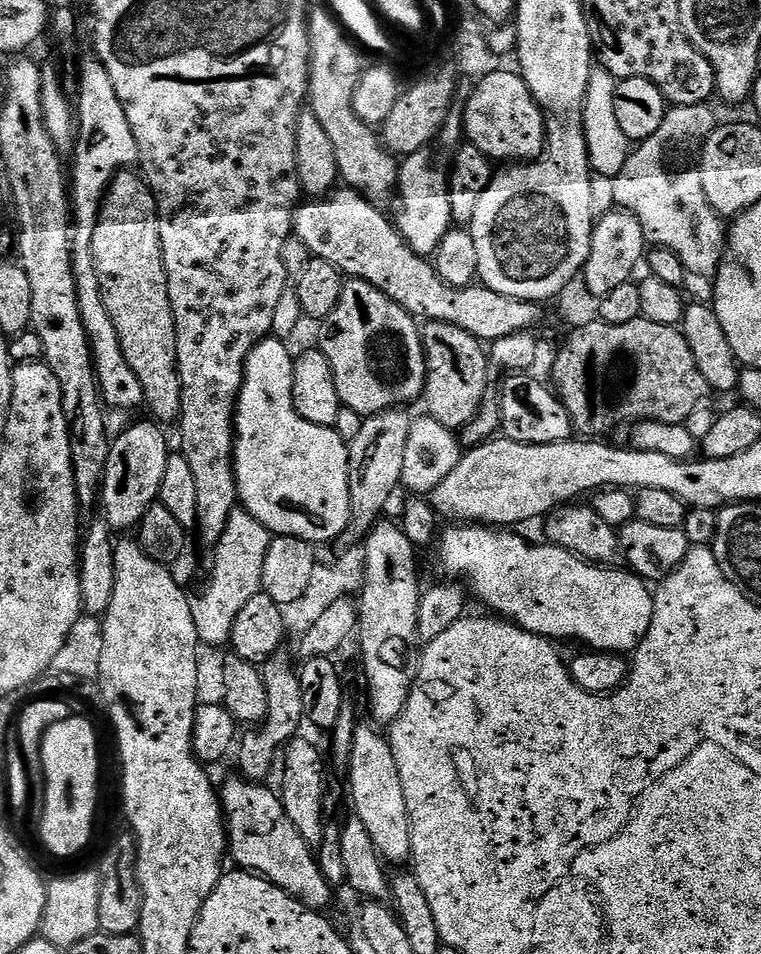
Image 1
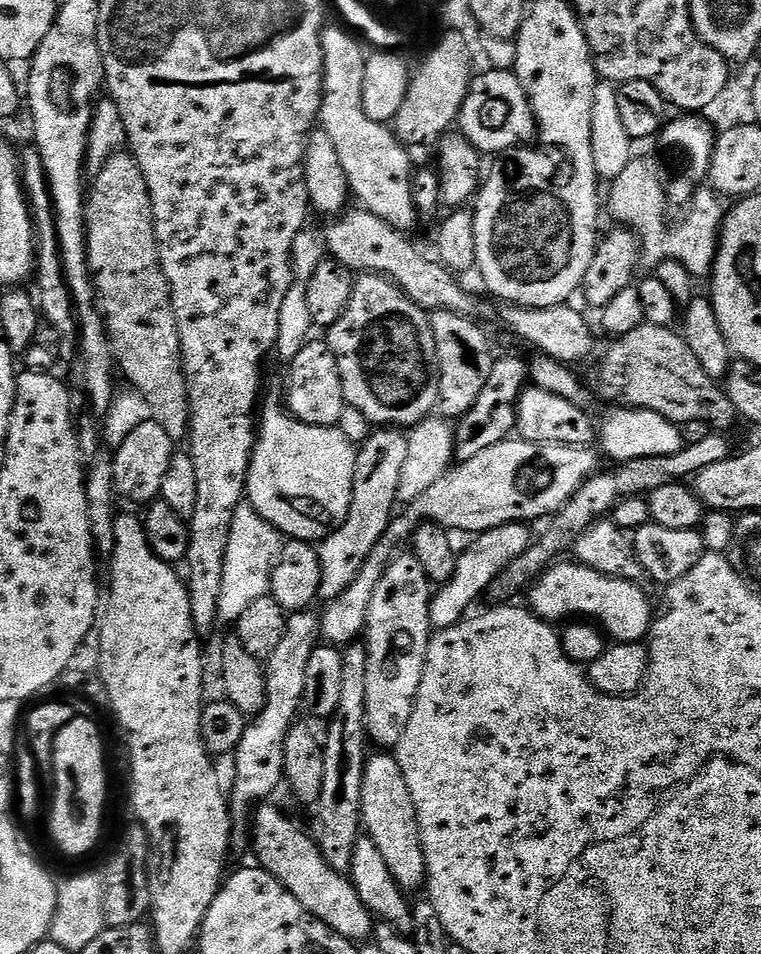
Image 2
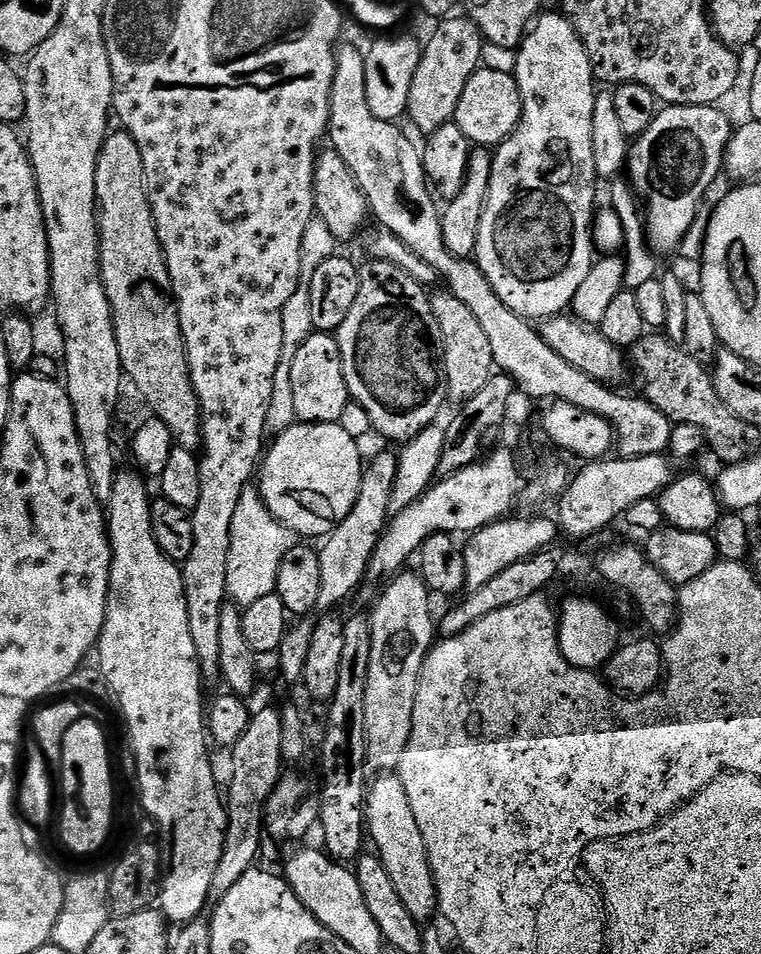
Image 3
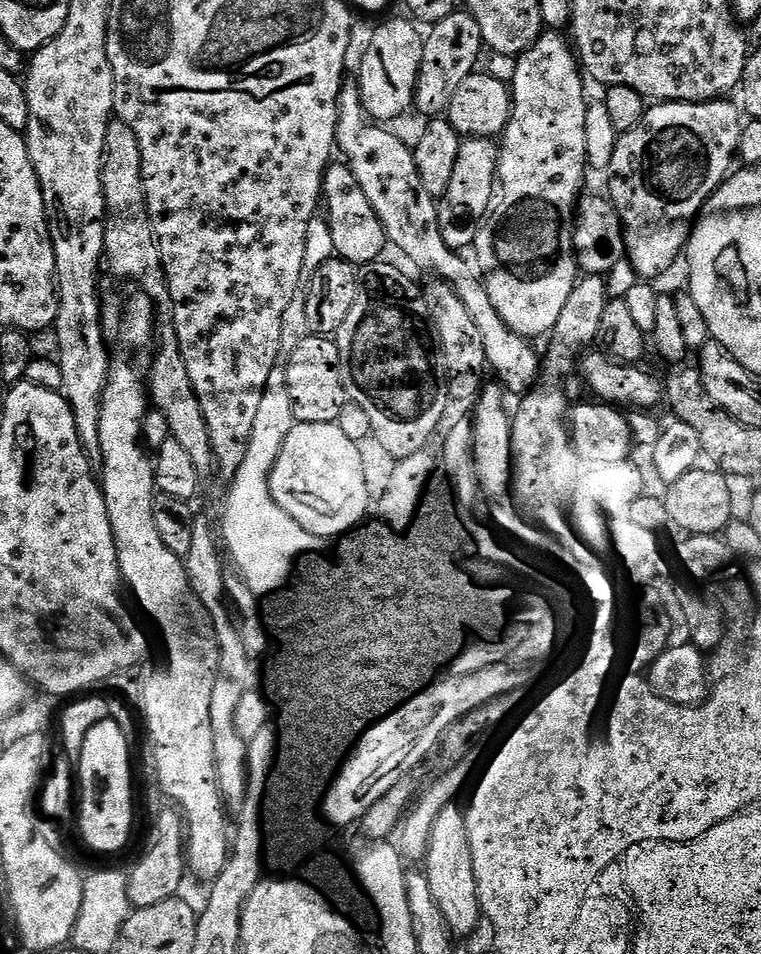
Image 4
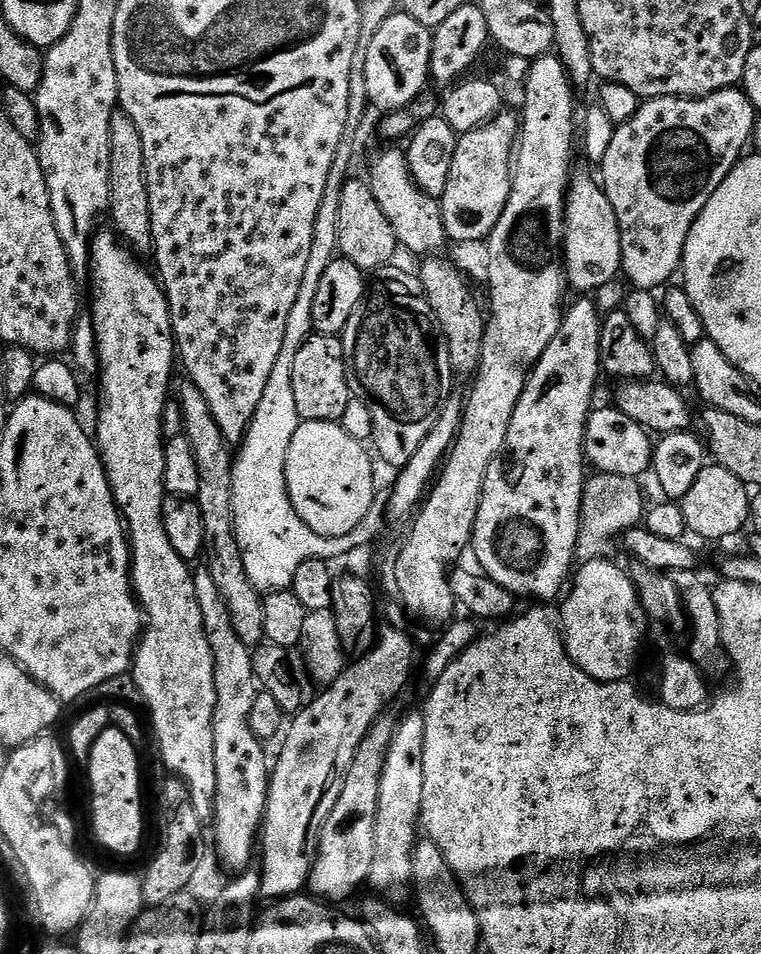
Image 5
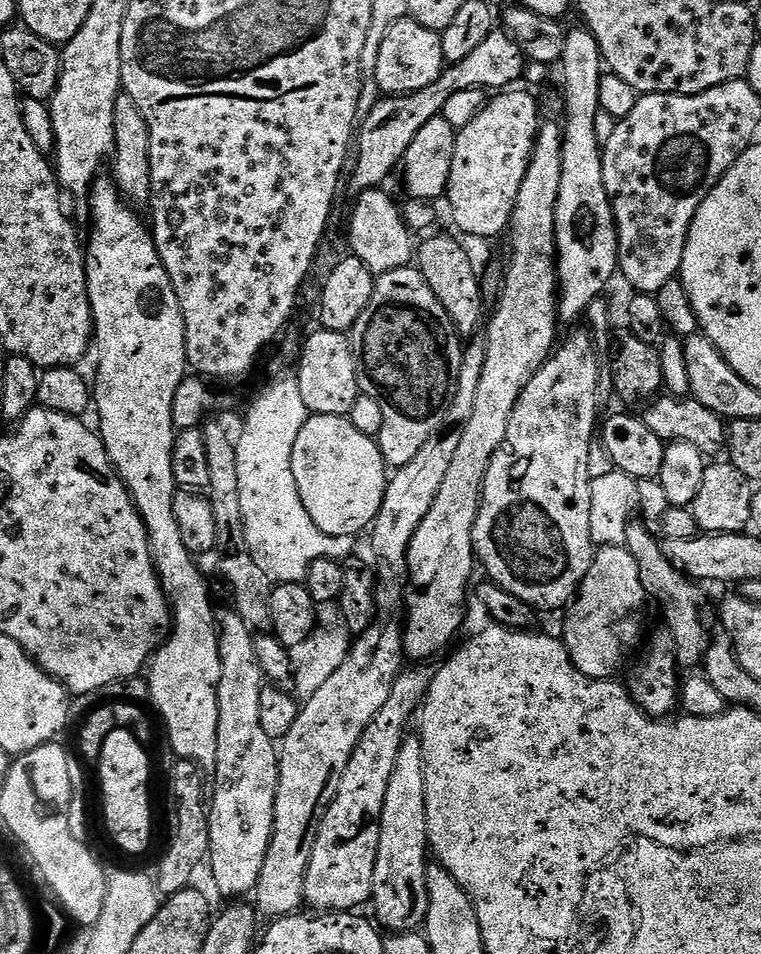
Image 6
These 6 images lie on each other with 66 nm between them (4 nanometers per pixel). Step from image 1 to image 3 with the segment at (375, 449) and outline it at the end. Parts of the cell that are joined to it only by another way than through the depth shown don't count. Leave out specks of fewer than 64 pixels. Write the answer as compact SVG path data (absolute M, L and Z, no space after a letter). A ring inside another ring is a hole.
M392 453L378 455L361 473L358 498L344 520L335 525L319 549L321 589L318 592L317 611L329 613L342 603L360 584L368 573L369 560L373 556L380 535L387 527L391 508L393 482L397 472L397 457Z

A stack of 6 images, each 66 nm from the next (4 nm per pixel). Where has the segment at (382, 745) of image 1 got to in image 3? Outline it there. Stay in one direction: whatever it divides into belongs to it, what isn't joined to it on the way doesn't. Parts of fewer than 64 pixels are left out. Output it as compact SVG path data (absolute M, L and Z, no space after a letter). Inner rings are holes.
M399 775L377 776L380 777L373 784L371 781L366 792L367 835L371 843L372 840L376 843L375 855L386 866L386 874L390 874L390 882L394 882L394 890L398 890L398 898L402 898L408 913L416 920L428 922L438 912L436 883L418 818L414 818L414 810L410 810L410 798L406 798L406 786L402 786Z

